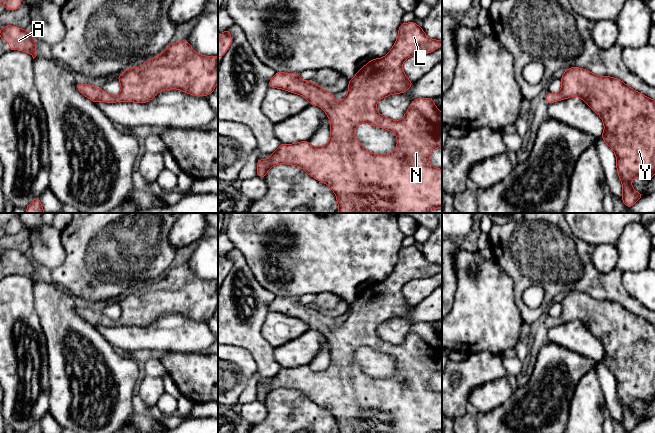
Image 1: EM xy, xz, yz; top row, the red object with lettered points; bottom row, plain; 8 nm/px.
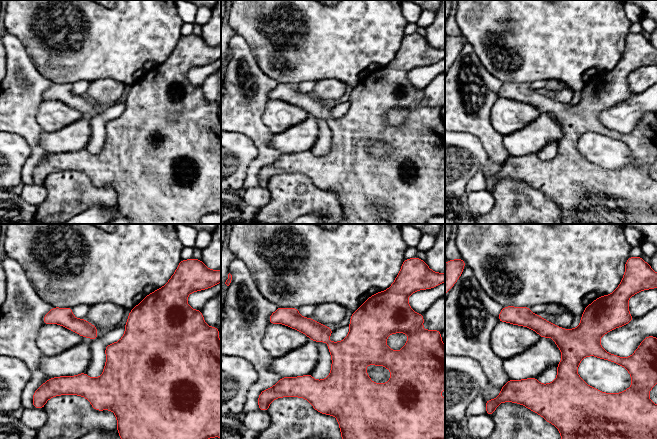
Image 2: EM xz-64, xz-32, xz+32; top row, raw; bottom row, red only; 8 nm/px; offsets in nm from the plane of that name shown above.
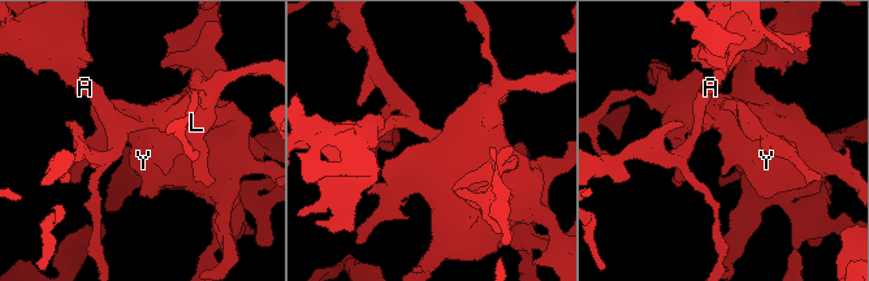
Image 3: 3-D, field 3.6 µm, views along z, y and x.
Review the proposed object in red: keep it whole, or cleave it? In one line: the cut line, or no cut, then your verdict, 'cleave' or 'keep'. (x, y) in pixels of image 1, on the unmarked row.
no cut; keep

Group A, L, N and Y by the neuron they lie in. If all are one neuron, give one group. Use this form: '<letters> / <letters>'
A L N Y

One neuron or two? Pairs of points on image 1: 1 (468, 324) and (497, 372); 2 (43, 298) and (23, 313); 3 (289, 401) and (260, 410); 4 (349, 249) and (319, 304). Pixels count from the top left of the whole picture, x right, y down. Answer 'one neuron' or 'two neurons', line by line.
1: two neurons
2: two neurons
3: two neurons
4: two neurons

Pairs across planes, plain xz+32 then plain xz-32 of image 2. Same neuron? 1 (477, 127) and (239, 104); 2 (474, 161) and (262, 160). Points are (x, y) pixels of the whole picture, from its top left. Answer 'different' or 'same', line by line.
1: same
2: different

